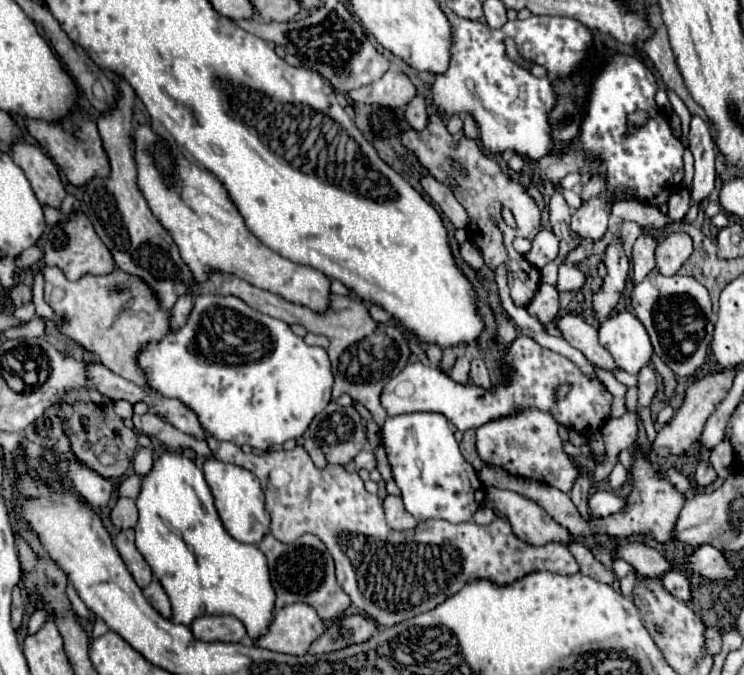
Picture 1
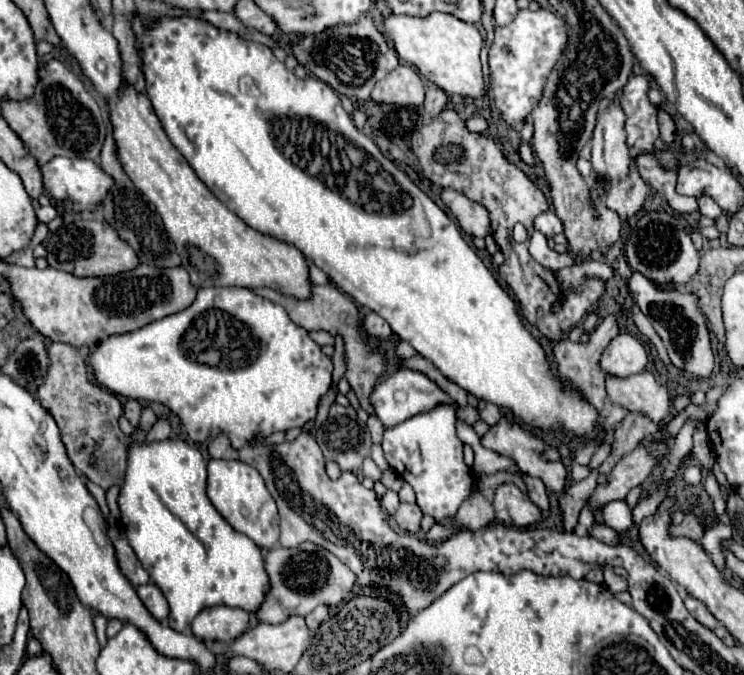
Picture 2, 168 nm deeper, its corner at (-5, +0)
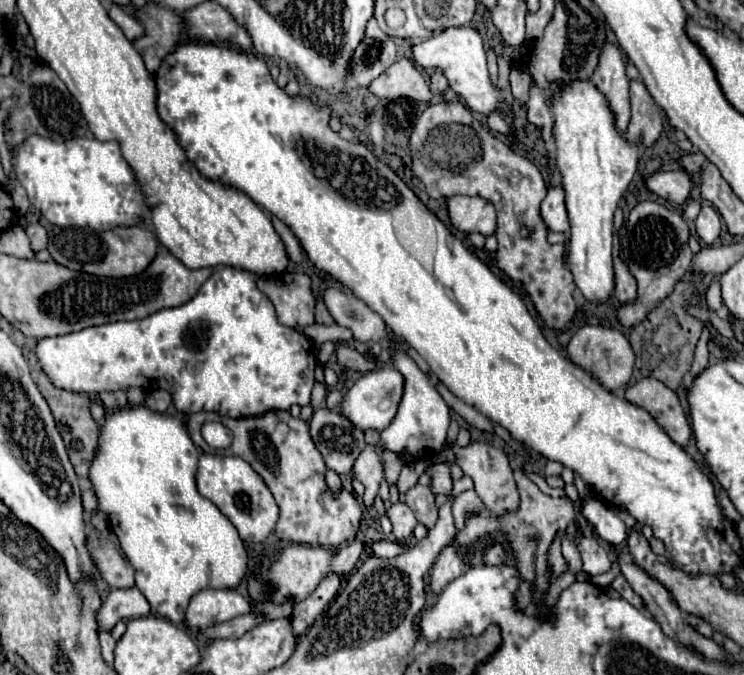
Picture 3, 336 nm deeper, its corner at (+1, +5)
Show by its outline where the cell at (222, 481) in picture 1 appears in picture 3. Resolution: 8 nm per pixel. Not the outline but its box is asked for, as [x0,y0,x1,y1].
[196,453,278,543]

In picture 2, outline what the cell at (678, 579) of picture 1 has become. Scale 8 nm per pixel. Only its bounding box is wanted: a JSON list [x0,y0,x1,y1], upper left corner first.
[684,594,716,630]

